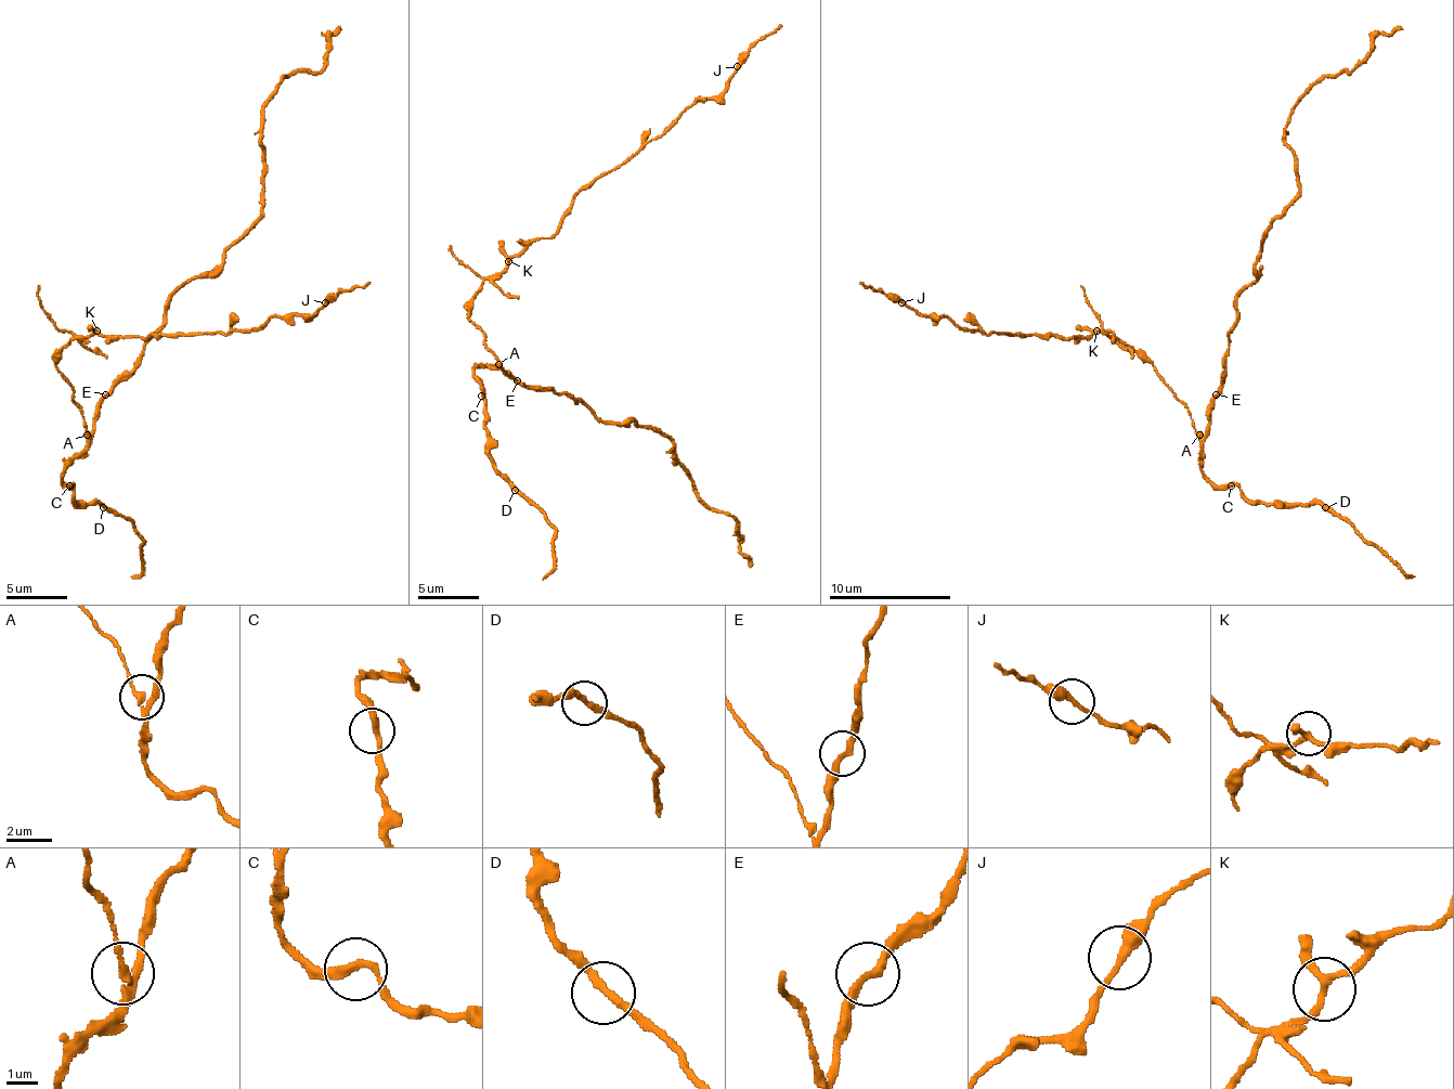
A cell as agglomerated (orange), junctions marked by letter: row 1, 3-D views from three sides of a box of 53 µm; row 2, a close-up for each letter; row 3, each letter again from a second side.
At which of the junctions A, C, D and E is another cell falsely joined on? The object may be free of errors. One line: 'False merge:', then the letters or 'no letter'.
False merge: A

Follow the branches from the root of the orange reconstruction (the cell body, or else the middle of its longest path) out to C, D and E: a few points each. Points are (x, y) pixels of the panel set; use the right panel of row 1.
C: (1209, 422), (1204, 440), (1204, 474), (1216, 485), (1231, 485)
D: (1209, 422), (1204, 440), (1204, 474), (1216, 485), (1237, 485), (1249, 501), (1322, 504), (1325, 507)
E: (1209, 422), (1209, 400), (1216, 394)

